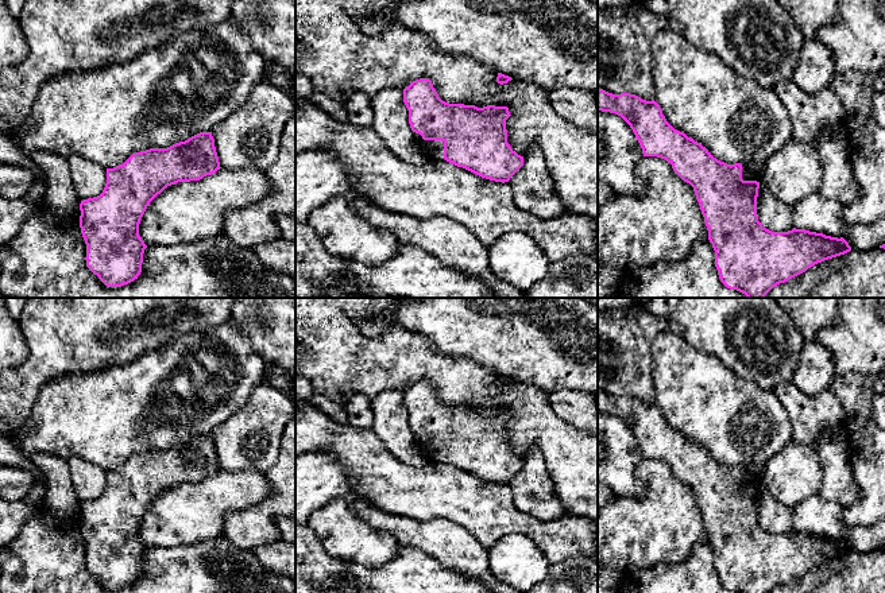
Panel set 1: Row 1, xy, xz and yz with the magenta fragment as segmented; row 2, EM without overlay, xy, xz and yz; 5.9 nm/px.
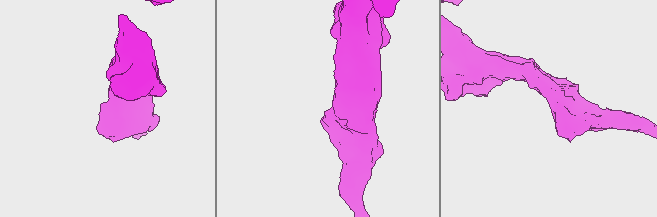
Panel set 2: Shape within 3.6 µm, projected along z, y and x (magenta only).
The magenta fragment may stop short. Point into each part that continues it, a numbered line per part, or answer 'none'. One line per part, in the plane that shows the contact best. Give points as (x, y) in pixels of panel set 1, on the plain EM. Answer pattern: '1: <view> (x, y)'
1: xz (433, 450)

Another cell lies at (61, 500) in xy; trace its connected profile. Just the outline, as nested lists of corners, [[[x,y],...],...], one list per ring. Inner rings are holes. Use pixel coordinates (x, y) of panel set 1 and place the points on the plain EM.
[[[36,453],[30,457],[30,461],[46,480],[42,509],[61,520],[80,522],[81,501],[72,484],[67,461],[46,453]]]

